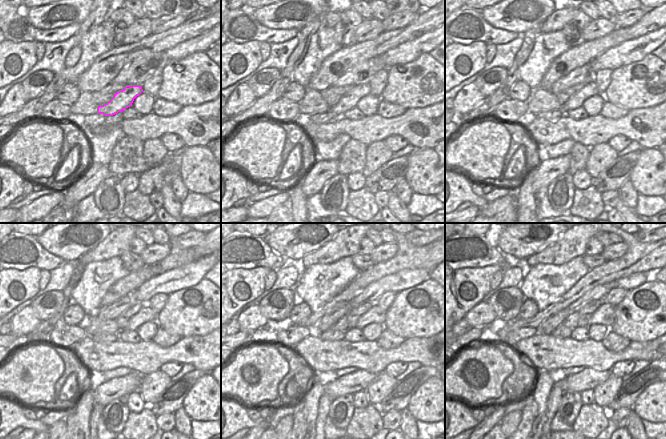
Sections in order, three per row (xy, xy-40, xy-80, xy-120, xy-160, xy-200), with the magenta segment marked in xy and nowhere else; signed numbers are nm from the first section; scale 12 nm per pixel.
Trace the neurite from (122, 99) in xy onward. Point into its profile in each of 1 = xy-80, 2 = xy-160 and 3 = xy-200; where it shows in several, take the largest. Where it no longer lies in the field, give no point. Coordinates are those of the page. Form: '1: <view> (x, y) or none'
1: xy-80 (575, 101)
2: xy-160 (375, 315)
3: xy-200 (605, 314)

